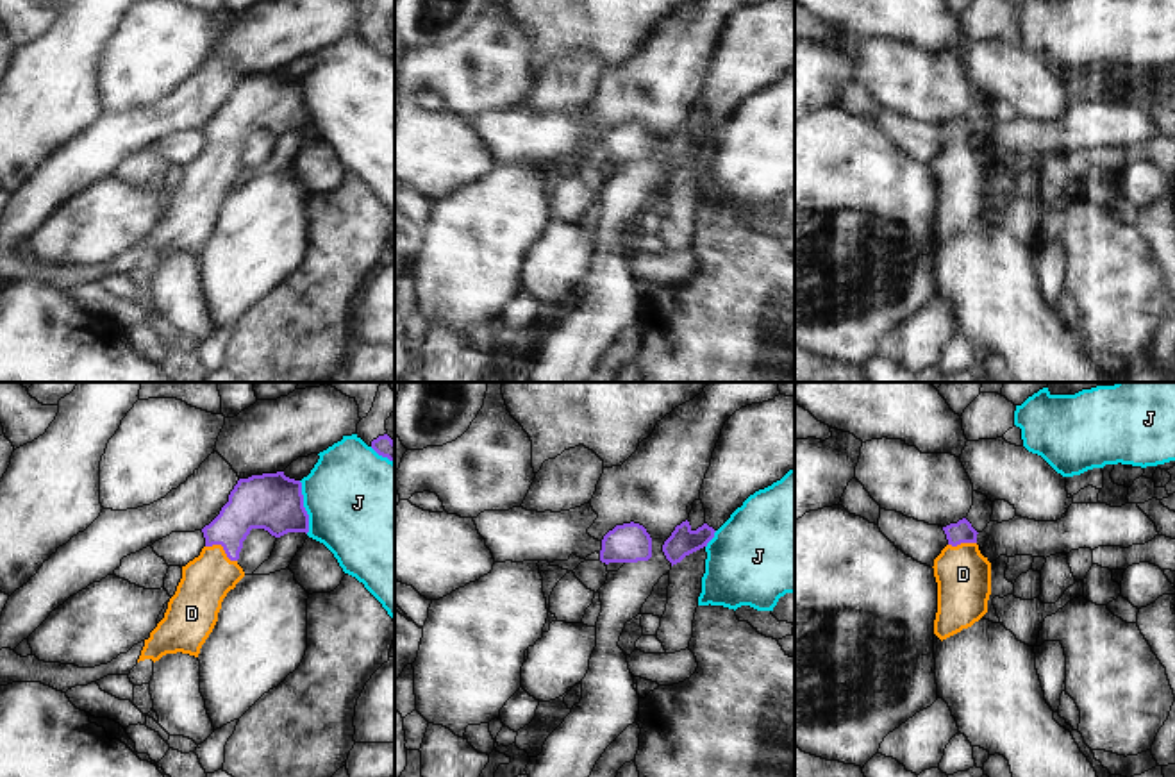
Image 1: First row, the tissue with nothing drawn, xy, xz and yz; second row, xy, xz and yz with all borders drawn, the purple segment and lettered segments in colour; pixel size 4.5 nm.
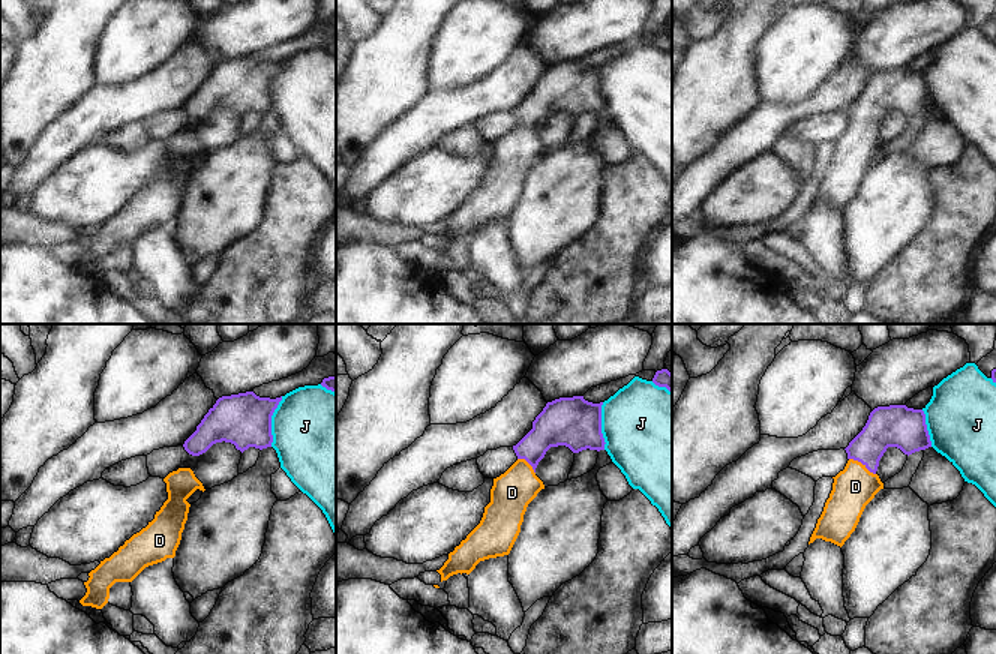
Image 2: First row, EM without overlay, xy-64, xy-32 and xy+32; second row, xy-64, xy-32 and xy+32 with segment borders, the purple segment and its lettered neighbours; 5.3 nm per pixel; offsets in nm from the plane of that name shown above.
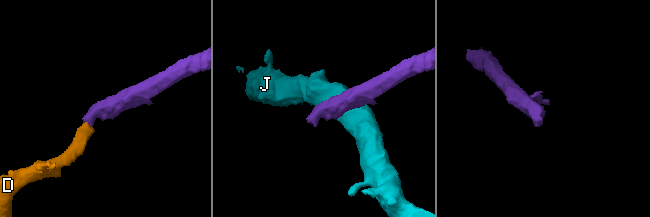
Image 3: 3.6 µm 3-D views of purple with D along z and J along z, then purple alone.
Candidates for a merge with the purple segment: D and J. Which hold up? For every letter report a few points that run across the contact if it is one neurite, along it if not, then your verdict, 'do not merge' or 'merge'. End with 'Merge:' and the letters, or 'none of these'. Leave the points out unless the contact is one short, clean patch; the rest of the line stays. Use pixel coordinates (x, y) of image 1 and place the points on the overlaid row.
D: line xy (254, 502), (225, 533), (224, 549), (216, 570), (206, 581); merge
J: do not merge
Merge: D

